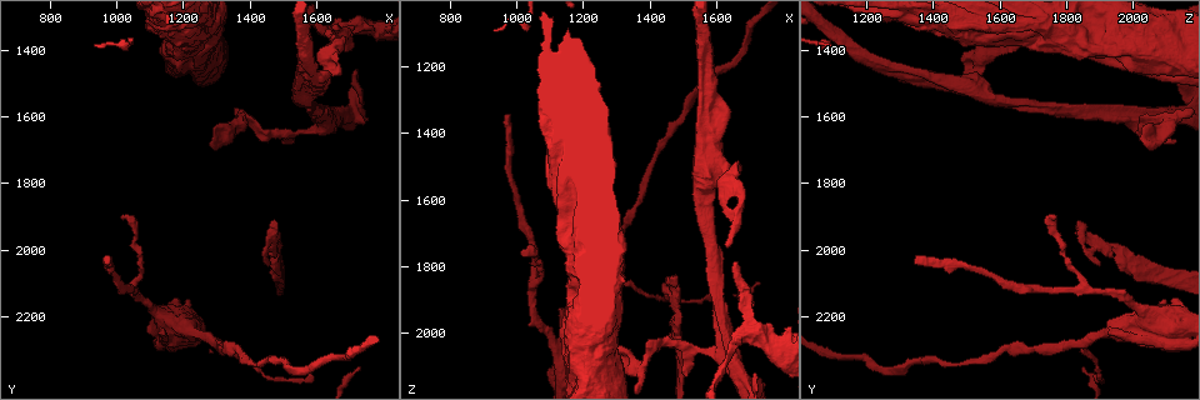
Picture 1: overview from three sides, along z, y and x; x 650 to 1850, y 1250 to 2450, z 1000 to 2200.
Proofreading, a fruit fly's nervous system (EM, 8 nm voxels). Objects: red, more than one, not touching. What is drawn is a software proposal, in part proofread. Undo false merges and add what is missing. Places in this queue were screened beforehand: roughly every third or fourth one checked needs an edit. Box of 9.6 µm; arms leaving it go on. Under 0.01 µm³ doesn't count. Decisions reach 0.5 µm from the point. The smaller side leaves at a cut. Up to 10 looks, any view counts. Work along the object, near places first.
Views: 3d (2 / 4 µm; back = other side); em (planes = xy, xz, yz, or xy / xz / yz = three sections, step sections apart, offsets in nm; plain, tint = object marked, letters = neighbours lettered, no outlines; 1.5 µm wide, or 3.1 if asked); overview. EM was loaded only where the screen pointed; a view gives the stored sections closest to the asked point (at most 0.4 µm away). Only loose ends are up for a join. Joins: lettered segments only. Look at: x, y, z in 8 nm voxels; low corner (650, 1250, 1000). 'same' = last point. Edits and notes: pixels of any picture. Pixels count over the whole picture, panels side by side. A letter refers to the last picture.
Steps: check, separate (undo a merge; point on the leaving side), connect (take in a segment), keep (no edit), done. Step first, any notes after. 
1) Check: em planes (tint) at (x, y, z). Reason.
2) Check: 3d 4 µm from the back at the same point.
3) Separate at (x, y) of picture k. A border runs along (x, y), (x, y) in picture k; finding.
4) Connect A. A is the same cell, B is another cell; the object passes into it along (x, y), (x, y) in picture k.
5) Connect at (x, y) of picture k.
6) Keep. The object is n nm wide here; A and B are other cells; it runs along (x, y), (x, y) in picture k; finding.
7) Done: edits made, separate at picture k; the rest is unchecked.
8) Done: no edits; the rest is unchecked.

Check: em xz step 8 (letters) at (1720, 1470, 2120). An open end.

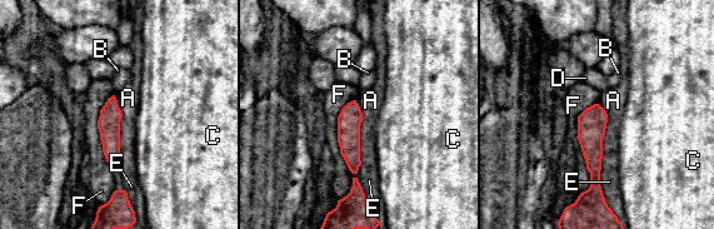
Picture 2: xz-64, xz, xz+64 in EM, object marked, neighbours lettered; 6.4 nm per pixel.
Check: em xy step 4 (letters) at the same point. Another direction.

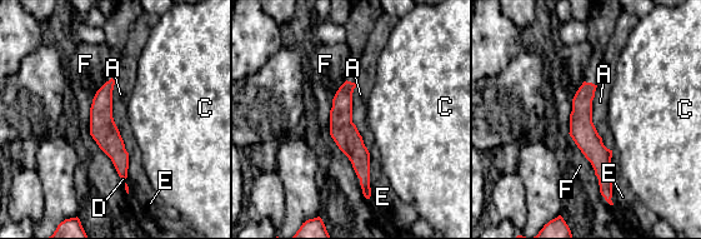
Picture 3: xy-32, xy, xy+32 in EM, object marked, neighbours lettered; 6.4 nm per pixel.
Keep. The longest contact is with F, 650 nm; A, C, D, E and F are other cells; it runs along (109, 84), (104, 132), (121, 162) in picture 3; none of them fits.

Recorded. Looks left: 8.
Check: em xy step 4 (letters) at (1460, 2050, 1900).

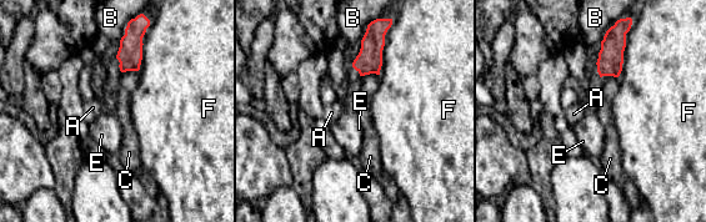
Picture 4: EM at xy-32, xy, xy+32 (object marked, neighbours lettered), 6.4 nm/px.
Check: em xz step 8 (letters) at the same point.

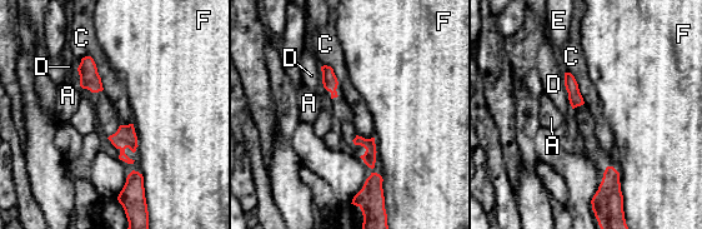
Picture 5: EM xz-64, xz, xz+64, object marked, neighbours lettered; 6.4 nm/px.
Keep. A, C, D, E and F are other cells; a border runs along (83, 56), (93, 59), (104, 89) in picture 5; none of them fits.

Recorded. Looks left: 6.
Check: em planes (letters) at (1550, 1440, 1330). Thick end.

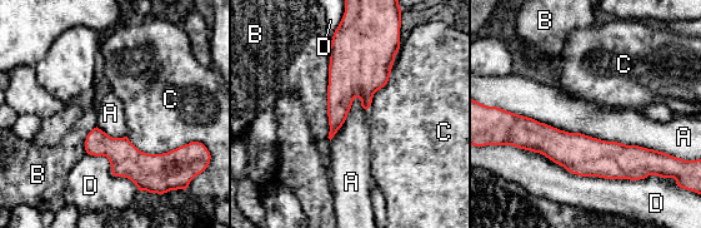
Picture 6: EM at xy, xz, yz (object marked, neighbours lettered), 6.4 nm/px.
Keep. A, B, C and D are other cells; a border runs along (329, 49), (329, 134), (326, 137) in picture 6; none of them fits.

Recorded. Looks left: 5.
Check: 3d 4 µm at (1630, 1420, 1540). Sharp bend.

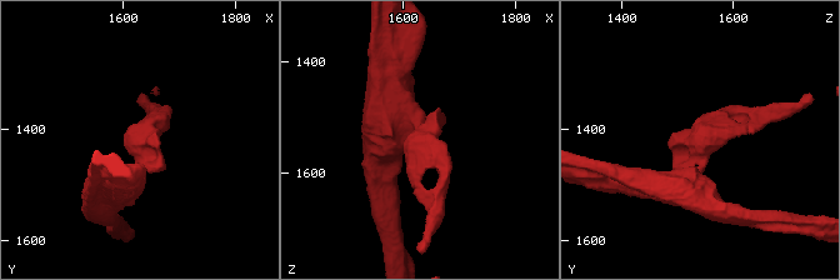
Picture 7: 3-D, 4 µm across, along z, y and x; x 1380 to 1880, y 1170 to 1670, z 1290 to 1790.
Check: em planes (letters) at (1635, 1420, 1535).

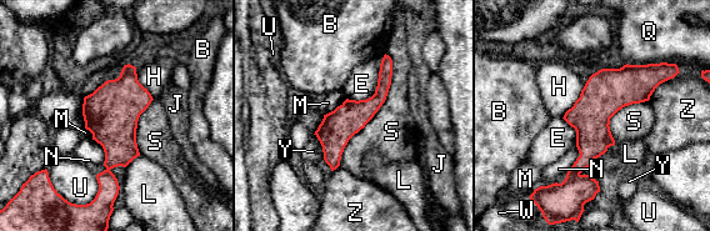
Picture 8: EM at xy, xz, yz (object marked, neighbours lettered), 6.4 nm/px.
Keep. The object is 220 nm wide here; B, E, H, J, L, M, N, Q, S, U, W, Y and Z are other cells; it runs along (653, 66), (593, 121), (588, 186) in picture 8; all the same neuron.

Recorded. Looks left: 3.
Done: no edits; the rest is unchecked.

